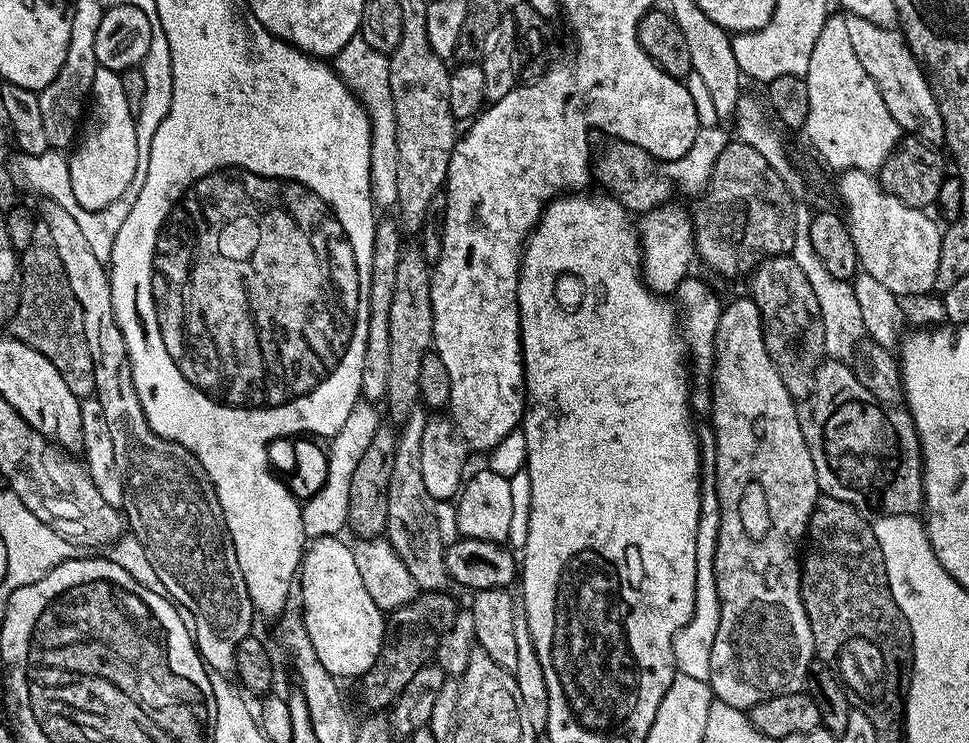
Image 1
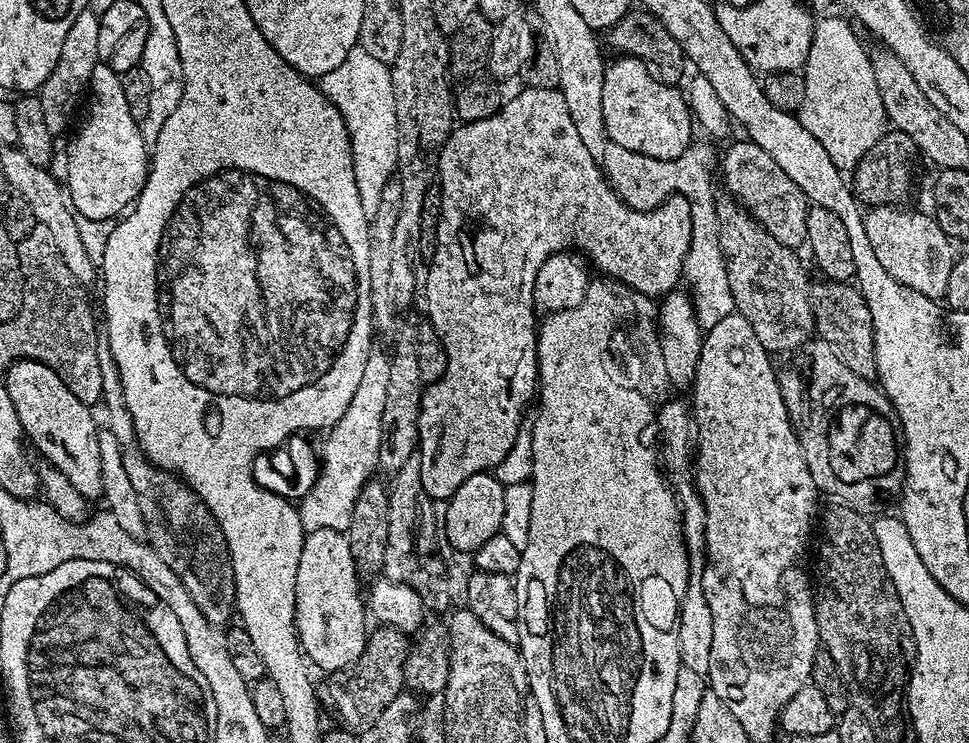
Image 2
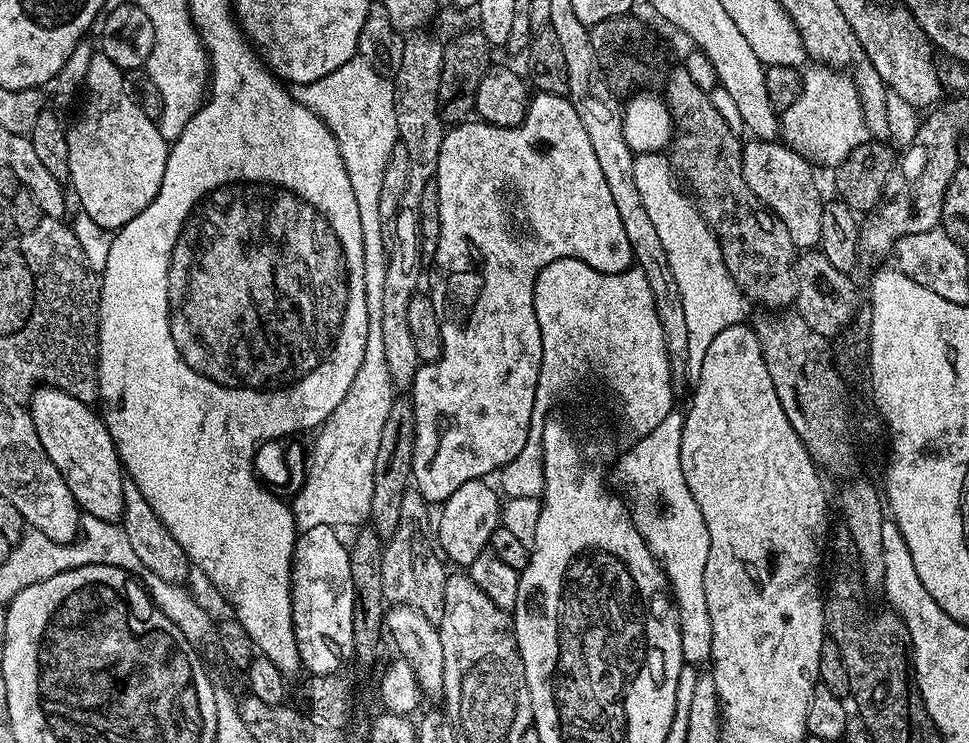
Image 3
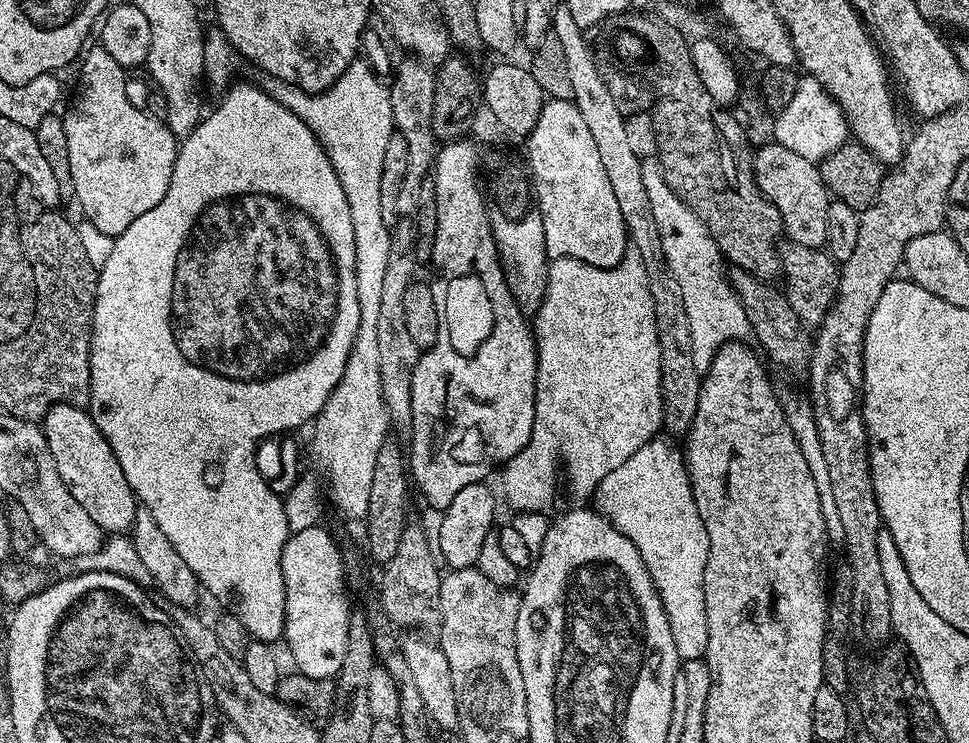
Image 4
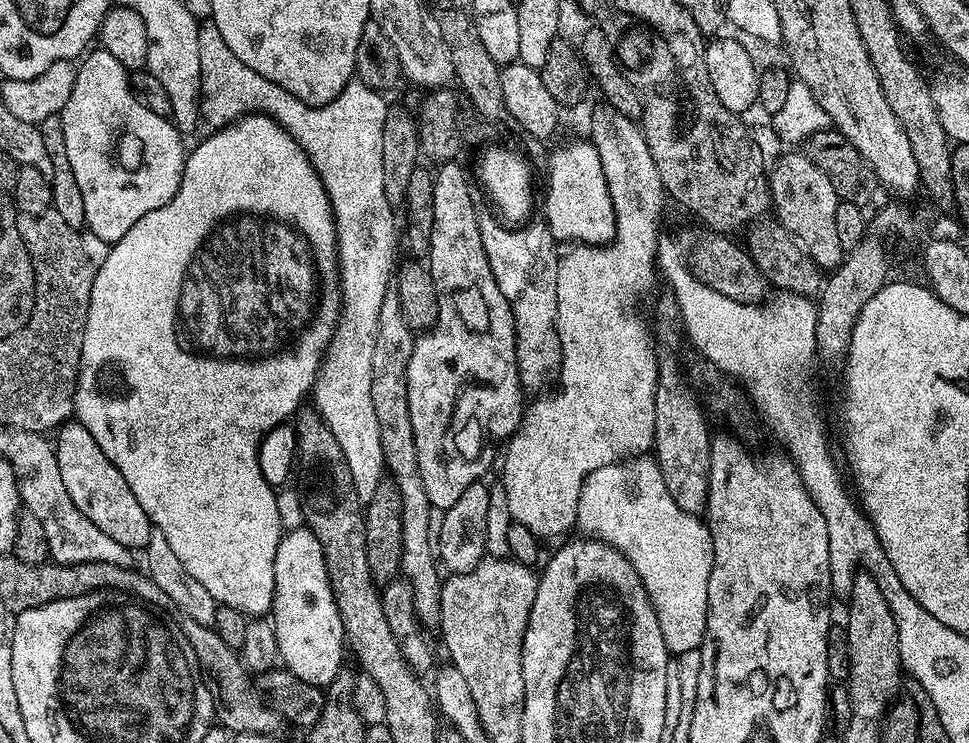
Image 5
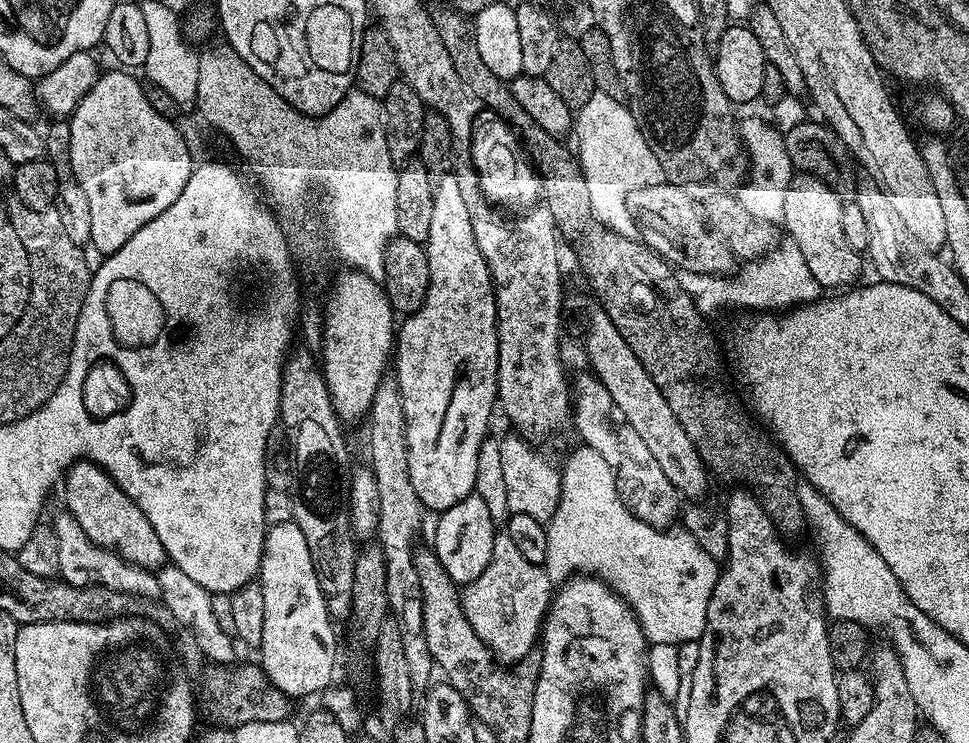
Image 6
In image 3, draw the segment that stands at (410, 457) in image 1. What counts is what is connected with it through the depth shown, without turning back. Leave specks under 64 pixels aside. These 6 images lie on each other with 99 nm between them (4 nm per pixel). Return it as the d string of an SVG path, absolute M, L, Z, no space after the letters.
M414 486L408 487L406 492L402 494L402 506L398 514L398 530L394 530L394 534L387 537L384 545L384 553L382 554L382 590L384 591L385 601L389 605L412 606L414 610L426 614L426 618L430 618L432 624L439 625L444 613L446 582L450 572L449 569L444 569L445 561L438 551L438 541L434 535L434 516L433 513L431 516L428 511L430 511L430 505L422 493Z

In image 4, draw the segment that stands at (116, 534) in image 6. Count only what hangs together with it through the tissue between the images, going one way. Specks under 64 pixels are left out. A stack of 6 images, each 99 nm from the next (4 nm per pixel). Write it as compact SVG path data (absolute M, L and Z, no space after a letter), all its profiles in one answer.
M56 404L44 416L42 431L50 446L50 454L54 454L58 474L62 474L62 482L66 482L70 494L74 494L78 506L82 506L82 510L86 510L86 514L98 522L105 534L127 533L136 521L138 501L132 493L130 482L126 482L126 474L122 474L122 466L118 466L118 458L114 458L114 450L110 450L110 442L106 442L91 415L83 407L74 404Z

